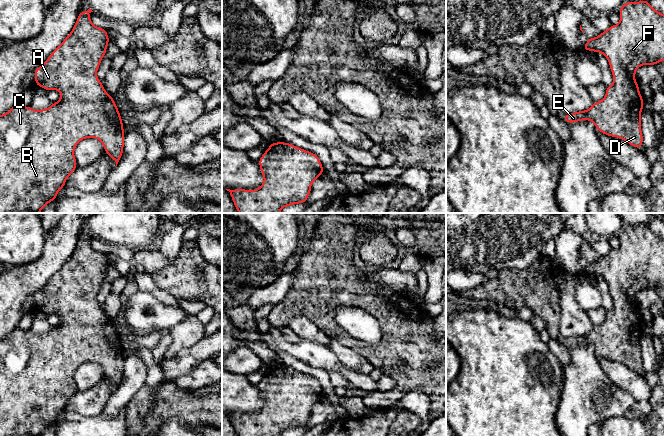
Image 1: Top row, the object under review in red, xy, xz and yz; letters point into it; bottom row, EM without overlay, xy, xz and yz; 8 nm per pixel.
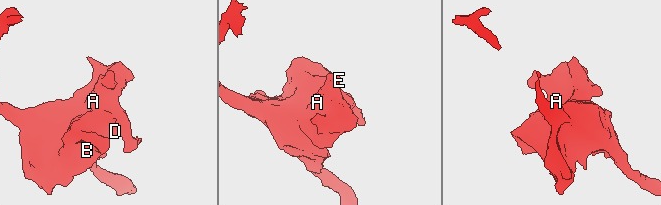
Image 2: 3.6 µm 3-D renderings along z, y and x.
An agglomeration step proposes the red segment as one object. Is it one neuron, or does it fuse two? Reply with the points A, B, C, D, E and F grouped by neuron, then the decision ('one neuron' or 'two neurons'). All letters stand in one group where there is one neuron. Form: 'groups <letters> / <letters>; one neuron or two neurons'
groups A B C D E F; one neuron

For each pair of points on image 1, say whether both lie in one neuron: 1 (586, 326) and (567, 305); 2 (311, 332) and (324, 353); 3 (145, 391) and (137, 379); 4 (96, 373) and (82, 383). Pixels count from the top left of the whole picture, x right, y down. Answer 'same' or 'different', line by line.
1: same
2: different
3: different
4: same

